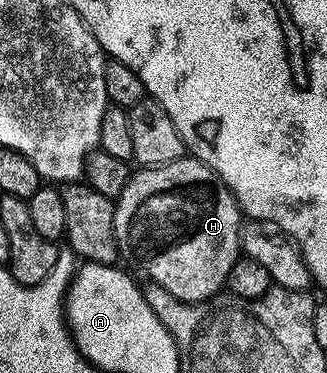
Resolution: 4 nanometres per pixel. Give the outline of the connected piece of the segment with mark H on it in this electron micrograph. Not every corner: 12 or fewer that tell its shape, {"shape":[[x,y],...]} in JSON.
{"shape":[[212,170],[134,202],[119,253],[182,302],[226,287],[245,222]]}

